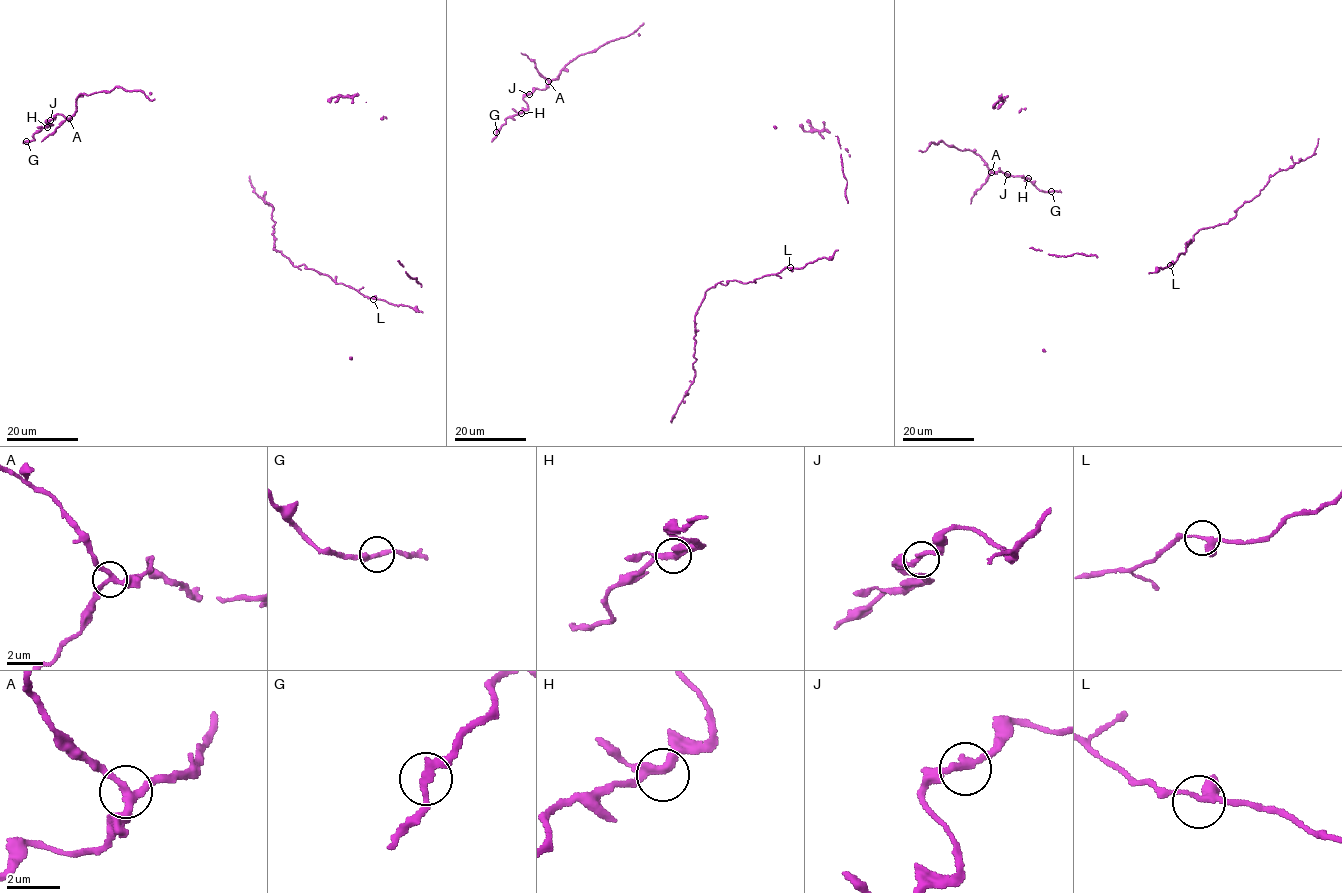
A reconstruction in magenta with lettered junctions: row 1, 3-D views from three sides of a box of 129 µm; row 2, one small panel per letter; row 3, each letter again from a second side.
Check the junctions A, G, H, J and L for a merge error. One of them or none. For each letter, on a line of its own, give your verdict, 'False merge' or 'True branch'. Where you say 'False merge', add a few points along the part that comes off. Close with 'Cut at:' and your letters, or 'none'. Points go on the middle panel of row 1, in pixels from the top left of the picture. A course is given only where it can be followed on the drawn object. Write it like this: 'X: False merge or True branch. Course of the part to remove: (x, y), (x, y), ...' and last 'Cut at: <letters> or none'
A: False merge. Course of the part to remove: (549, 81), (537, 71), (535, 62), (521, 53)
G: True branch
H: True branch
J: True branch
L: True branch
Cut at: A

